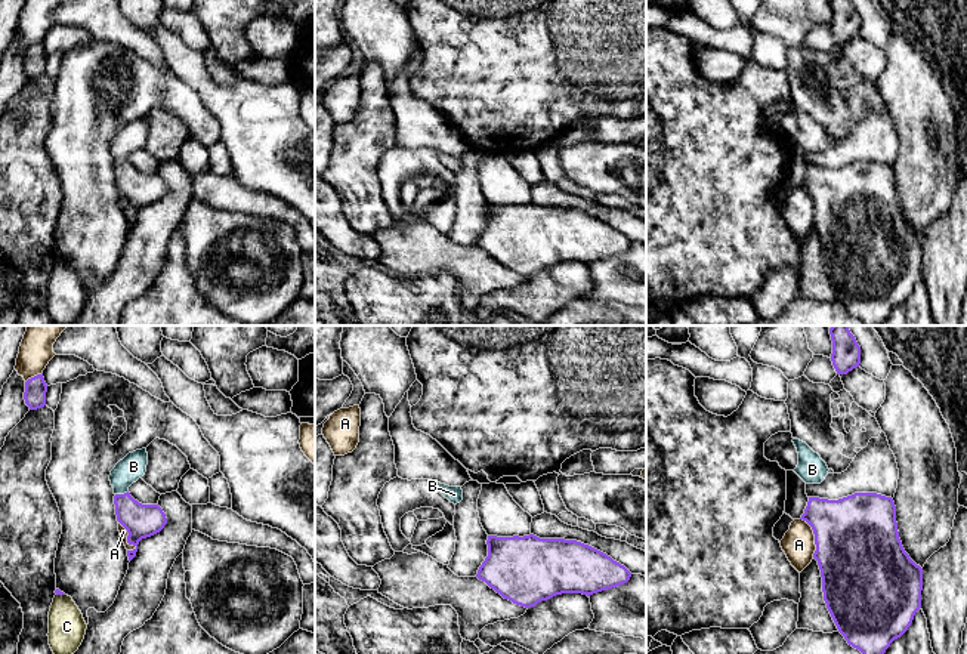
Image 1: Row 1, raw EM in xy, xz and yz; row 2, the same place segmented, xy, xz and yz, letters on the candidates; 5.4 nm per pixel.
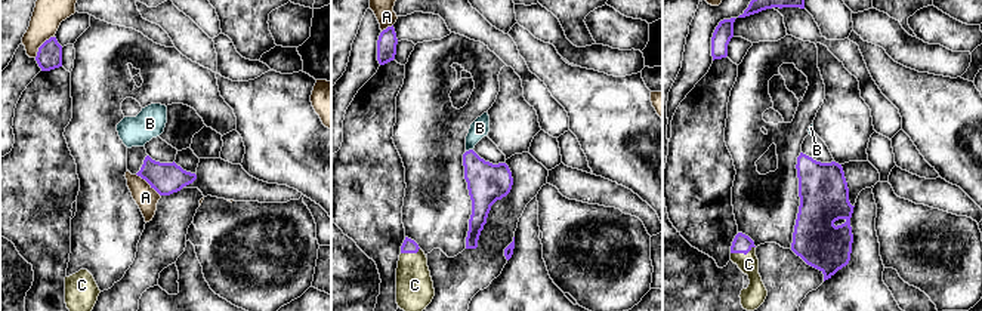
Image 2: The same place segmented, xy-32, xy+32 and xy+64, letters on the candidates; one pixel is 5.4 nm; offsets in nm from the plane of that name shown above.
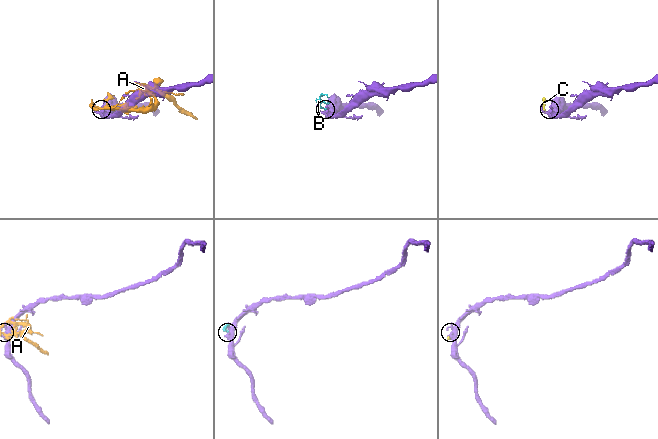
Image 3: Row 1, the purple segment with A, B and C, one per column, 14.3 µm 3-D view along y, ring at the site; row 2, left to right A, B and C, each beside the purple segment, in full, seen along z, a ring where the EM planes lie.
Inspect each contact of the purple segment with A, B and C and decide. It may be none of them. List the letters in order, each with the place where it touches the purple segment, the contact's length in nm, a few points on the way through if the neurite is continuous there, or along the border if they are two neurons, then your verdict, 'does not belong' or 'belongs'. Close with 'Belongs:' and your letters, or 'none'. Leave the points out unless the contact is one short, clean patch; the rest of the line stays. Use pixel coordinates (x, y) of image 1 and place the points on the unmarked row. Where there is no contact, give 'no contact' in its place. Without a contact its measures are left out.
A: meets purple in yz at (815, 206); contact 220 nm long; does not belong
B: meets purple in xy at (121, 163); contact 80 nm long; belongs
C: meets purple in xy at (61, 262); contact 50 nm long; runs through xy (58, 261), (61, 262), (67, 296); belongs
Belongs: B, C

